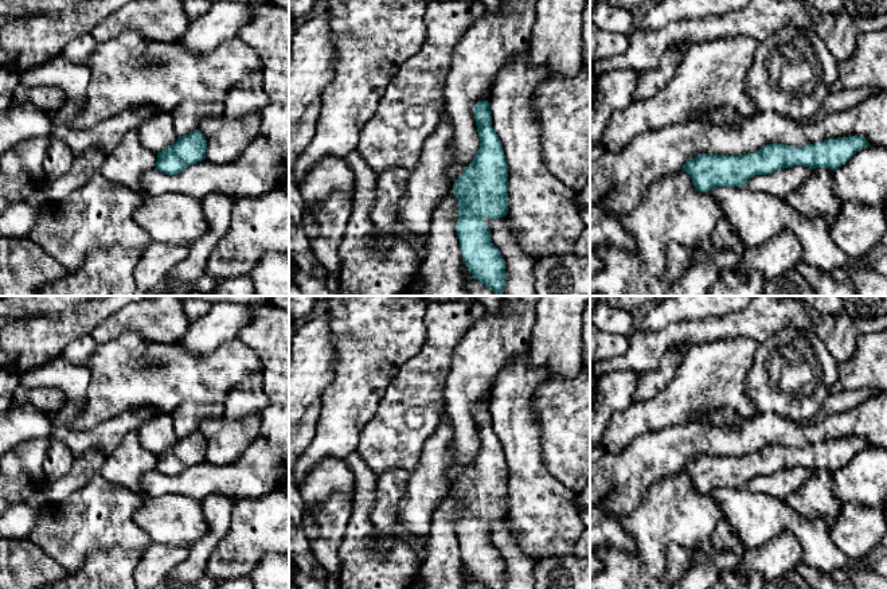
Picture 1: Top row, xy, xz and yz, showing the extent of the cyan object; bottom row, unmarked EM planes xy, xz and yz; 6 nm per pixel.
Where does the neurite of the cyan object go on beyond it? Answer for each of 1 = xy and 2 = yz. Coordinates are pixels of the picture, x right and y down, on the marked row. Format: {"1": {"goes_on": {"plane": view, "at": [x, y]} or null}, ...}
{"1": {"goes_on": null}, "2": {"goes_on": null}}

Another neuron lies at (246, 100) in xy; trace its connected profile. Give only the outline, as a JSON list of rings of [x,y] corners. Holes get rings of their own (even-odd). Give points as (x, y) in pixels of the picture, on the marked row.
[[[261,73],[249,75],[237,83],[224,100],[223,117],[228,120],[254,120],[270,102],[263,90],[263,77]]]

